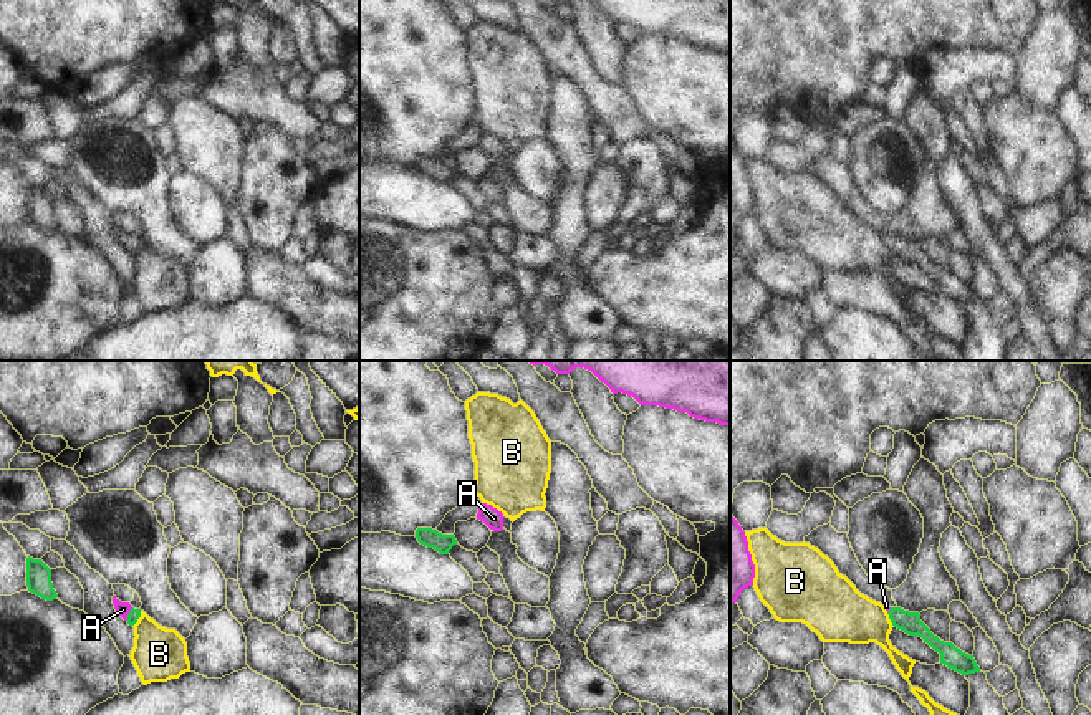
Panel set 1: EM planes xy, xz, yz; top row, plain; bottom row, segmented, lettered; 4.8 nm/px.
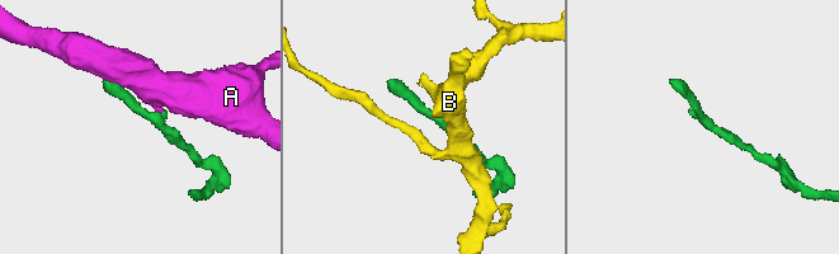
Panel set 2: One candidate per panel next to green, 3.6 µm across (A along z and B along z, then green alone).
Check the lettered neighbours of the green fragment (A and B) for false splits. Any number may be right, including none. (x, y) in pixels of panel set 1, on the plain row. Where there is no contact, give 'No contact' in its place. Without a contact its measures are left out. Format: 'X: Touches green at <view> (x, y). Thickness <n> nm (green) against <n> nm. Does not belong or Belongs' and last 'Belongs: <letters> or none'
A: Touches green at xy (128, 244). Thickness 60 nm (green) against 70 nm. Belongs
B: Touches green at xy (138, 247). Thickness 60 nm (green) against 260 nm. Does not belong
Belongs: A

